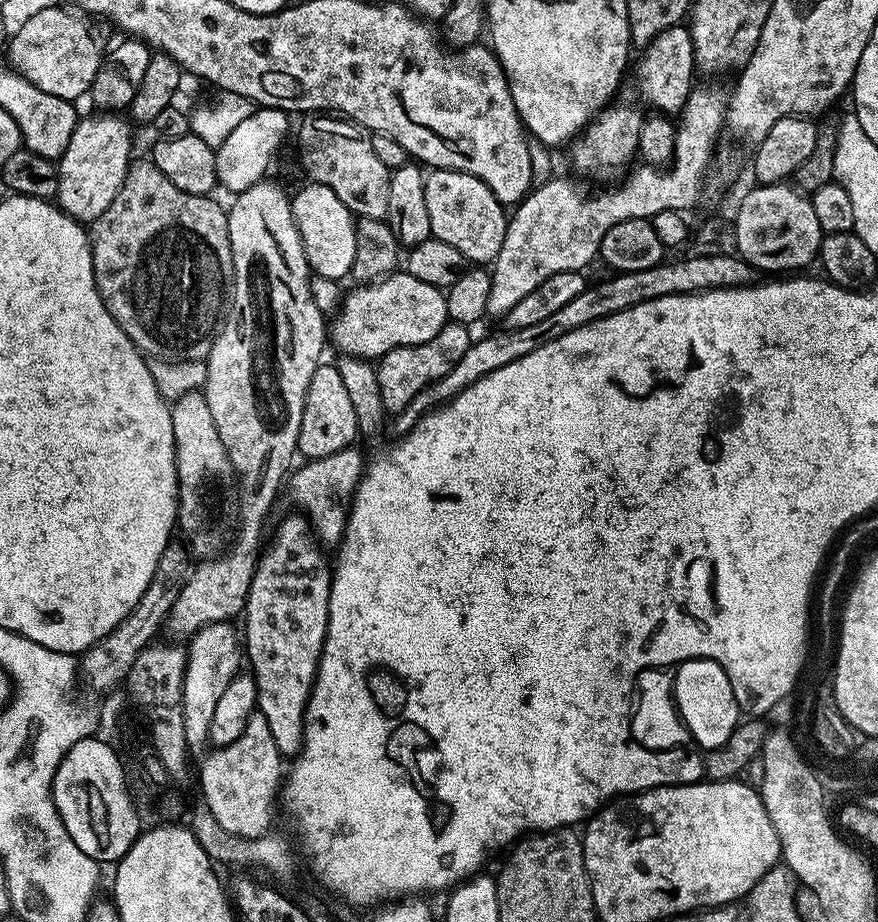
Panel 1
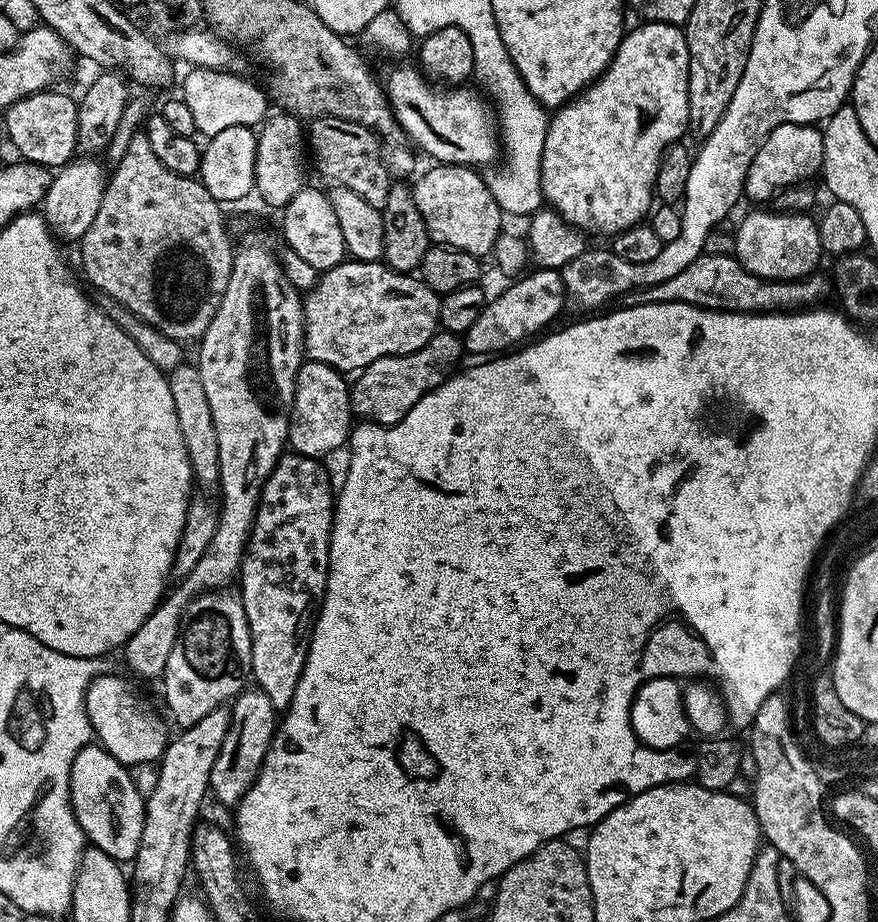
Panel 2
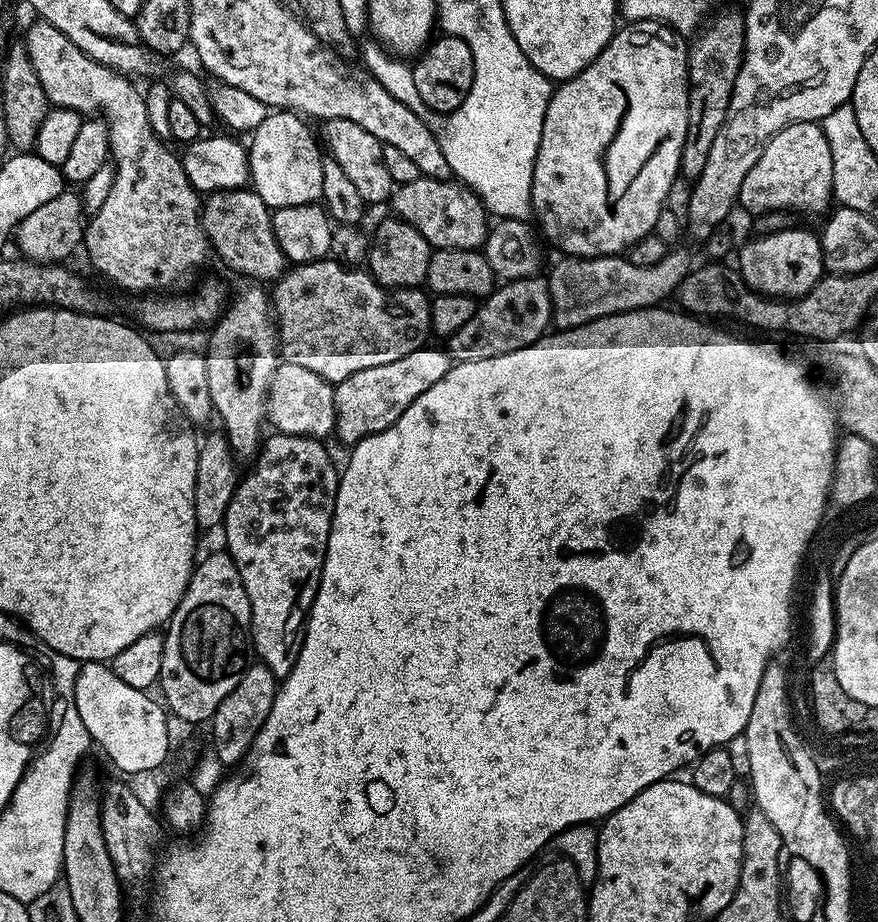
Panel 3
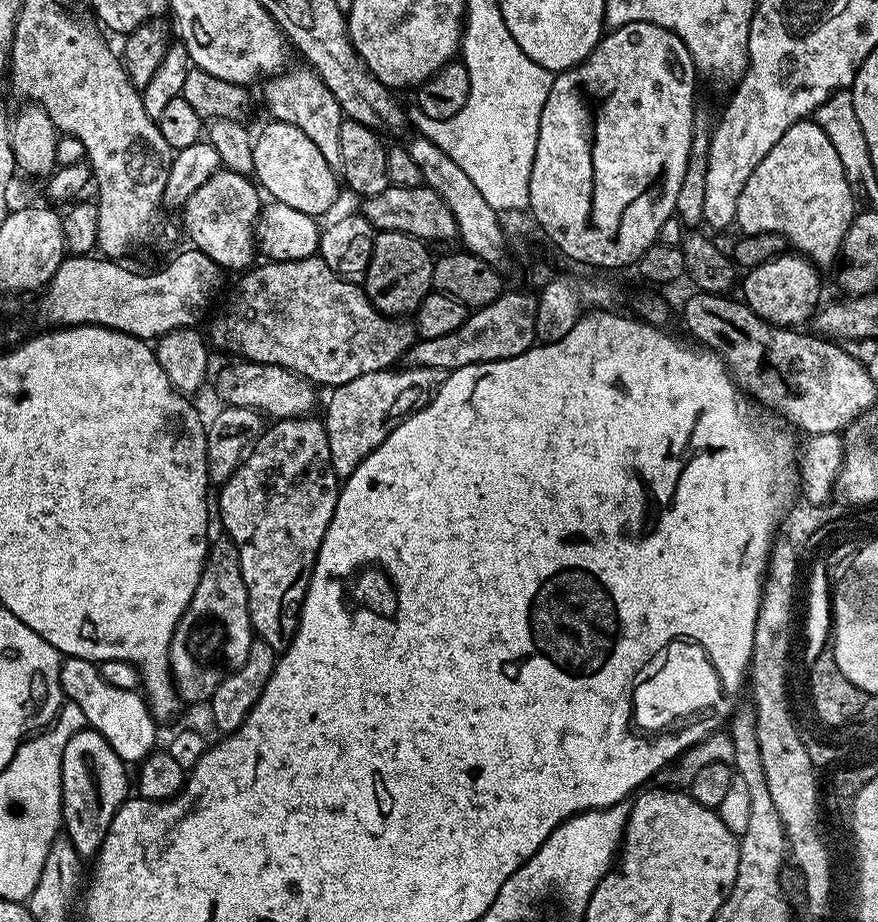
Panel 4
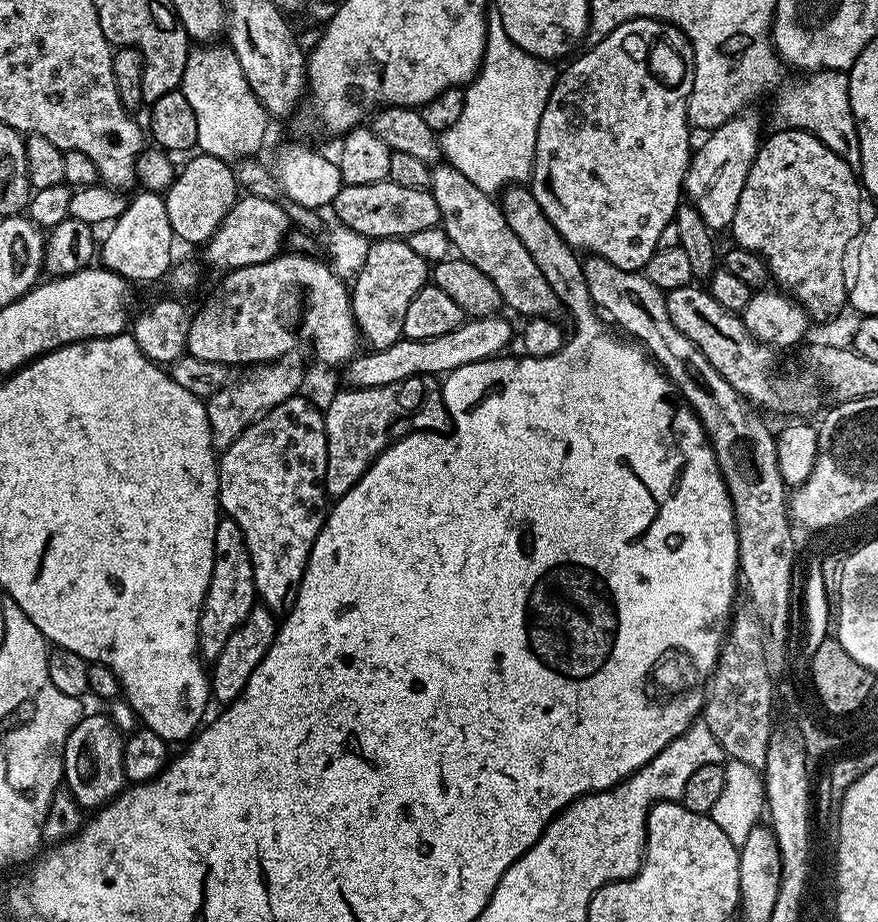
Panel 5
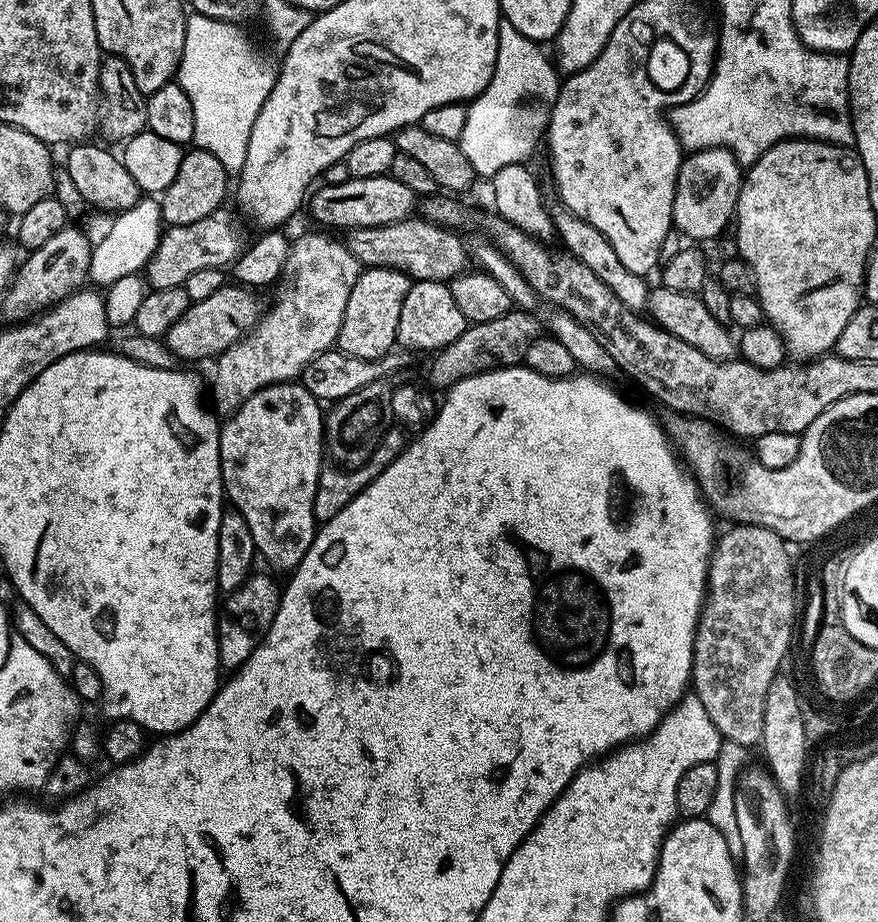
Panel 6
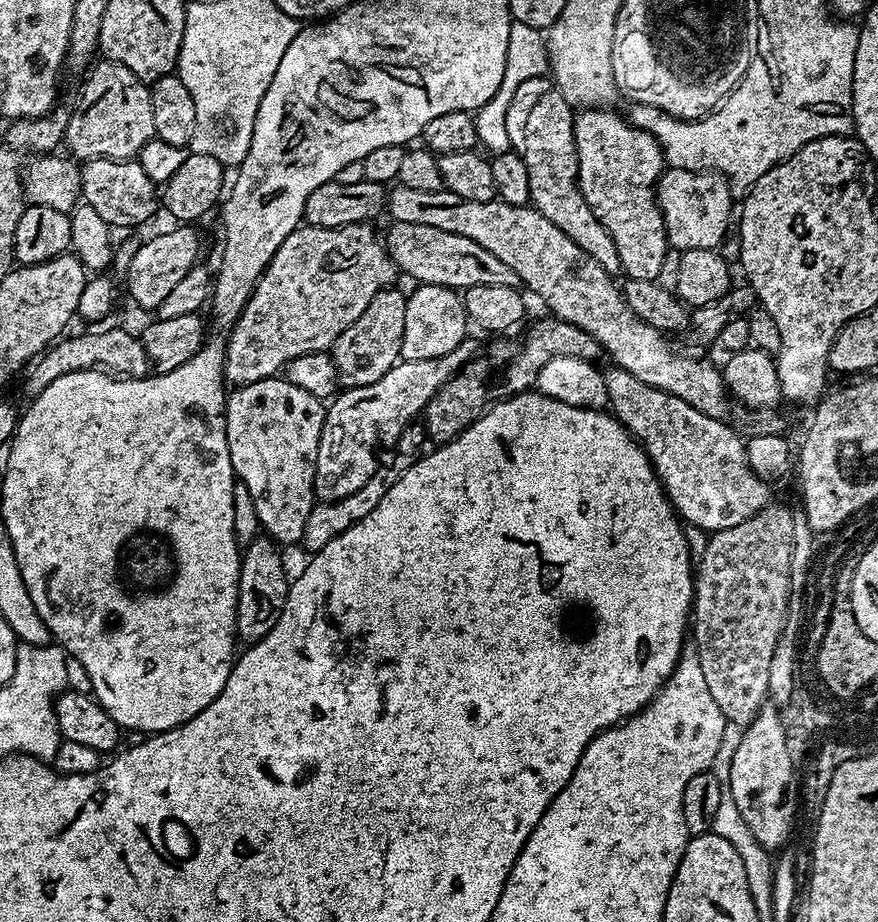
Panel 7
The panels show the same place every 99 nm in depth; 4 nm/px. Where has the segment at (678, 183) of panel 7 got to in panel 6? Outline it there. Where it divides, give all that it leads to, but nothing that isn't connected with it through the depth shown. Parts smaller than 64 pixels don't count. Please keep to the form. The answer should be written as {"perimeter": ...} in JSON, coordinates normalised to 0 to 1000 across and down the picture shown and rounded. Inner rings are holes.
{"perimeter":[[[805,161],[798,165],[789,165],[780,168],[774,176],[772,193],[777,193],[777,204],[768,206],[768,213],[774,213],[777,208],[777,223],[788,223],[793,217],[793,226],[777,226],[772,228],[772,241],[784,241],[784,239],[803,239],[811,243],[811,252],[819,254],[835,242],[838,233],[838,220],[843,209],[843,197],[845,194],[845,179],[838,174],[838,168],[829,161]]]}

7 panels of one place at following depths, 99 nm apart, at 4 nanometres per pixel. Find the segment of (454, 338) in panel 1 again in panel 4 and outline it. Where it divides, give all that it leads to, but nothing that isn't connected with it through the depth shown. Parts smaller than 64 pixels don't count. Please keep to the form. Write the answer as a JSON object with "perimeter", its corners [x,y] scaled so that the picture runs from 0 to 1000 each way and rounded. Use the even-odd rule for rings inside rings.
{"perimeter":[[[456,397],[450,401],[412,406],[399,414],[382,418],[367,456],[376,479],[376,501],[380,505],[380,514],[385,518],[403,514],[410,502],[423,490],[431,488],[445,469],[469,450],[475,439],[491,431],[510,406],[502,399]]]}

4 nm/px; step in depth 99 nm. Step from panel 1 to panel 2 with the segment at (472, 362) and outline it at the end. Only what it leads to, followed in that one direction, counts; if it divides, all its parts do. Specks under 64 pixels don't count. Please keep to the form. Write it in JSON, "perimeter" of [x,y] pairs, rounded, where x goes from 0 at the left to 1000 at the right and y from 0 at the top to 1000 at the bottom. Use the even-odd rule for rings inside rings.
{"perimeter":[[[837,277],[797,278],[781,293],[776,293],[760,306],[749,310],[729,312],[715,318],[716,331],[753,330],[754,328],[777,328],[792,334],[808,334],[814,338],[905,338],[933,331],[949,316],[950,308],[941,298],[926,297],[915,304],[869,304],[863,297],[854,297]]]}

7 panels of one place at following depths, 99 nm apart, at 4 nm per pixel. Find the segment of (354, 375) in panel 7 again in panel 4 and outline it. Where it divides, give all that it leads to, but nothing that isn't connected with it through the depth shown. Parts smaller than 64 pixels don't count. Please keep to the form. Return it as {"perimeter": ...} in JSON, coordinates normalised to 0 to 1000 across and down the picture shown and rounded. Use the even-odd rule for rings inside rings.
{"perimeter":[[[457,252],[427,253],[425,275],[420,289],[412,298],[412,311],[419,325],[437,342],[460,345],[473,339],[478,329],[487,322],[492,311],[493,274],[487,274],[489,266],[467,254]]]}

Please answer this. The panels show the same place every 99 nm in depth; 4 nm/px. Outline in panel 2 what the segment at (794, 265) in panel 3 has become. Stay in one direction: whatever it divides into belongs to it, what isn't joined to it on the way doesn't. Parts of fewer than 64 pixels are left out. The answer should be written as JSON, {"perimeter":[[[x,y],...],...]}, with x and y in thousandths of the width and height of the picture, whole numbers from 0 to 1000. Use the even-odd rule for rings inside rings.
{"perimeter":[[[861,230],[838,243],[836,277],[854,297],[863,297],[869,304],[915,304],[931,294],[929,285],[936,279],[934,248],[931,240],[920,232]]]}

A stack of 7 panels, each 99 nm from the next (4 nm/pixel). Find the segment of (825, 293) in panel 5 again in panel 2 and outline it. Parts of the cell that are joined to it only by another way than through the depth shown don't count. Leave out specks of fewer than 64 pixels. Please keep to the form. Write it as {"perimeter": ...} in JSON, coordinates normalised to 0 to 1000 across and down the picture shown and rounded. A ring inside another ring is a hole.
{"perimeter":[[[887,134],[883,141],[868,154],[863,167],[859,167],[859,176],[854,176],[854,184],[850,189],[847,213],[856,217],[878,218],[885,208],[899,204],[901,200],[915,200],[926,194],[925,190],[933,188],[938,180],[936,167],[937,142],[923,134]]]}

